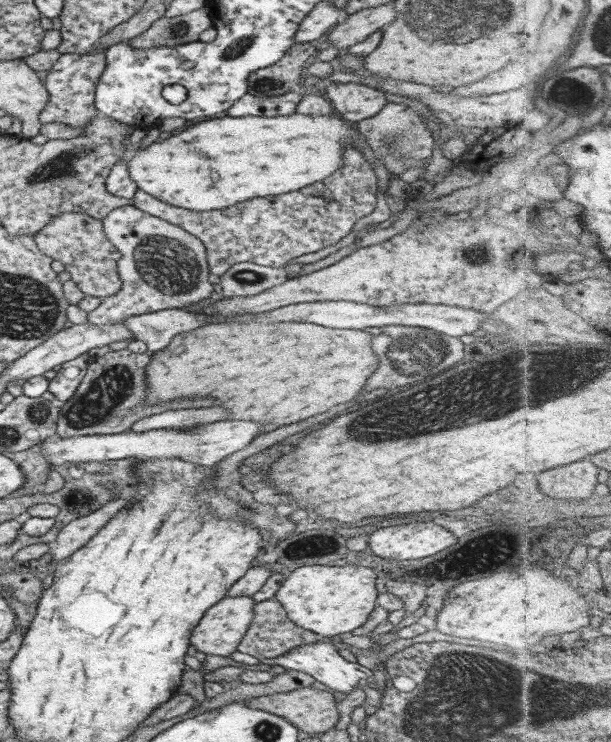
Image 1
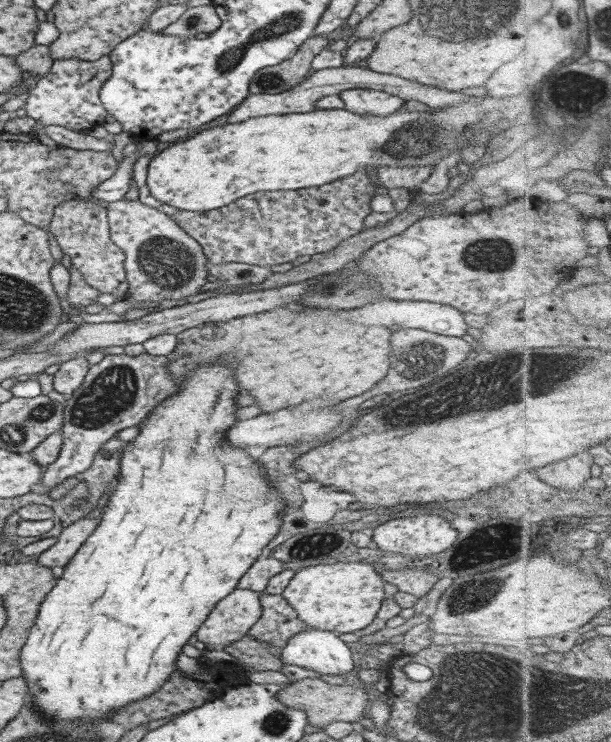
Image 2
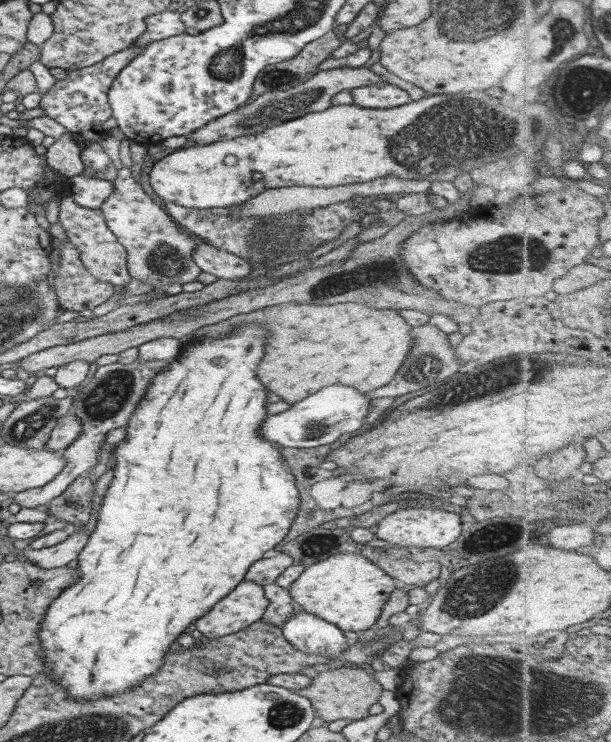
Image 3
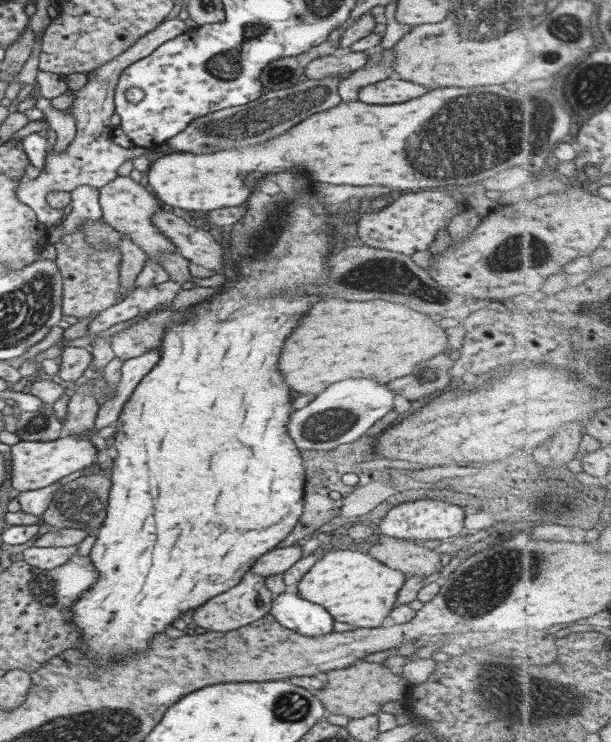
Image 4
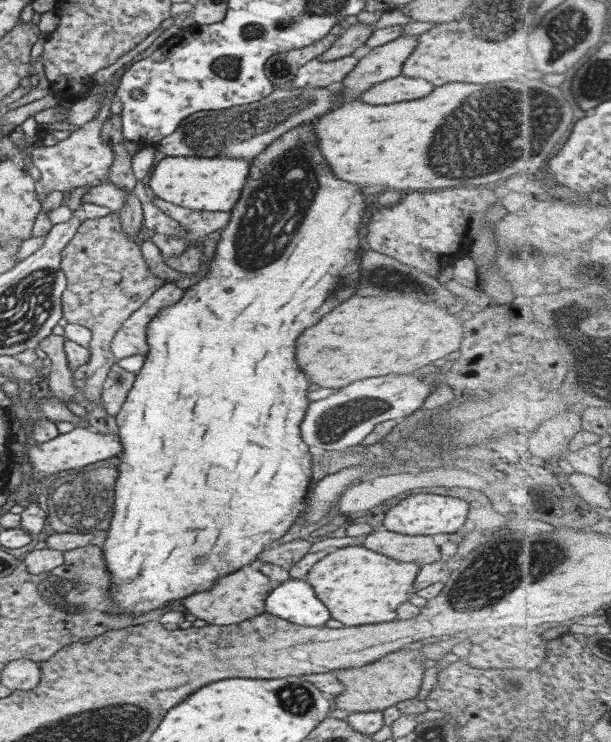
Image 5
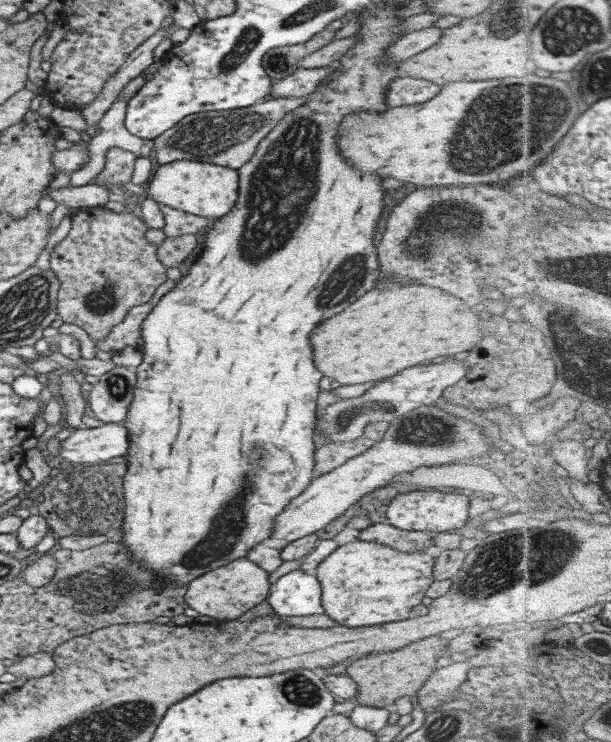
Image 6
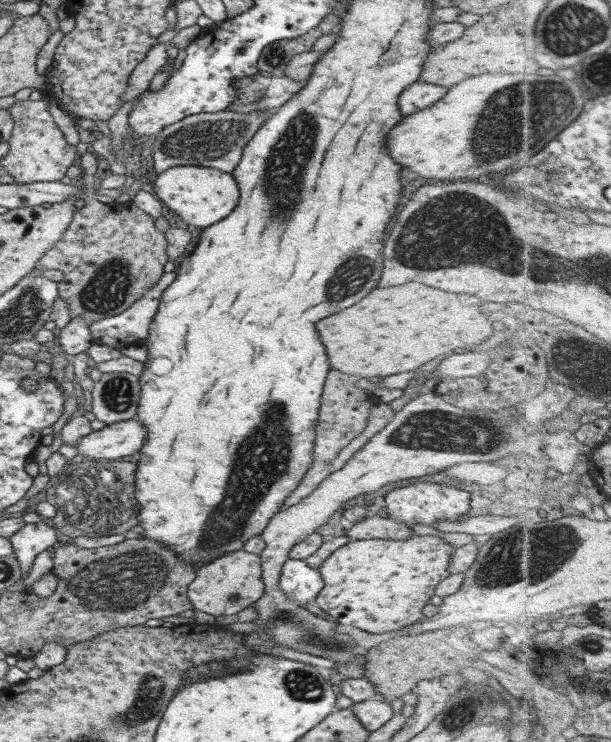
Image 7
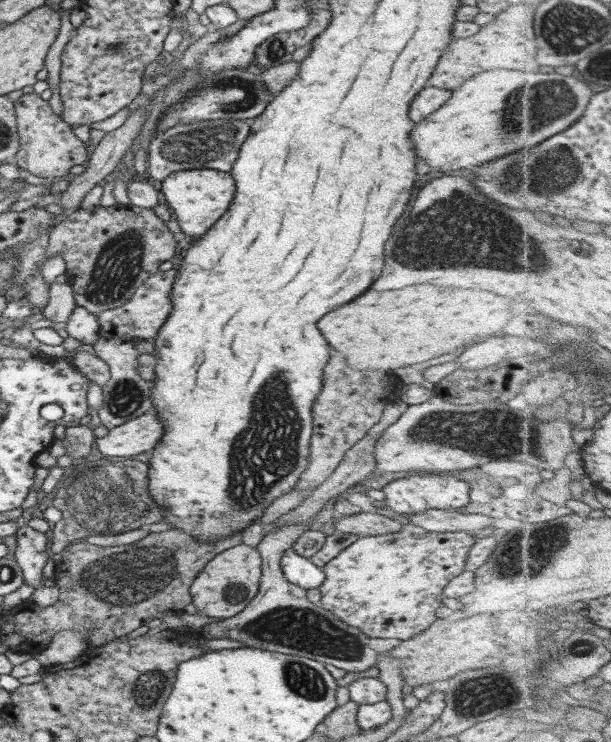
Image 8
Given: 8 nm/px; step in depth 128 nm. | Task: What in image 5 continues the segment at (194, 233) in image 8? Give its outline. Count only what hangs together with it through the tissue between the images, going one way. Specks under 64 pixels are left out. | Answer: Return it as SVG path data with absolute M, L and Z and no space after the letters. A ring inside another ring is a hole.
M166 157L154 172L148 186L152 196L166 202L197 211L228 212L240 198L240 190L246 183L248 168L252 161L242 161L233 157L202 159L197 157Z

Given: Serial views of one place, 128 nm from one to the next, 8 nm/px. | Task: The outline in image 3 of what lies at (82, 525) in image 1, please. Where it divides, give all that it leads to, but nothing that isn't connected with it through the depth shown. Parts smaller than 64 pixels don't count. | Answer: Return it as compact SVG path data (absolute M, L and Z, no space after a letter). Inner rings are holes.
M79 530L70 534L64 542L54 546L36 550L27 546L25 549L16 551L17 554L24 554L30 563L39 568L51 570L52 568L64 567L68 562L76 560L80 551L86 546L88 539L89 535L84 530Z

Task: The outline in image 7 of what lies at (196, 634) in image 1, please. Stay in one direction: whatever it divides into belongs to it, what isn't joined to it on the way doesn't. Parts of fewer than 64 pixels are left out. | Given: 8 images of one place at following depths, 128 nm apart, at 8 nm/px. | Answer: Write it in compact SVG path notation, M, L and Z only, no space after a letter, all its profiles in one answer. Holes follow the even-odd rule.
M242 548L224 553L202 565L197 570L196 579L188 585L187 598L195 610L218 617L235 615L253 606L264 592L265 585L261 580L261 556Z

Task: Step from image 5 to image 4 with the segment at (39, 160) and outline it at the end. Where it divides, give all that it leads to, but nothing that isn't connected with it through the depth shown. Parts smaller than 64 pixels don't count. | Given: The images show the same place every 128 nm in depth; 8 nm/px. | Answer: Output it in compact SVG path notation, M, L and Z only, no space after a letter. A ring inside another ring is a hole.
M178 18L164 20L158 23L158 28L154 28L152 32L148 32L139 38L130 48L126 49L120 56L116 56L100 65L96 70L88 73L88 82L78 91L72 91L76 96L74 106L66 110L67 114L72 114L77 121L75 138L72 143L63 152L51 152L45 154L43 170L37 178L30 180L22 180L16 188L16 197L22 203L34 209L38 218L38 223L45 229L56 225L60 218L64 216L63 212L54 212L53 208L46 203L46 194L48 192L72 192L78 186L94 186L94 188L102 188L114 178L118 177L118 169L124 164L126 159L136 159L138 156L149 154L156 150L155 146L151 148L136 148L134 153L125 146L117 148L112 141L112 133L114 127L111 125L110 118L115 113L115 89L117 88L120 74L124 72L134 62L150 56L158 46L176 38L176 36L185 33L190 27L189 22L185 22Z

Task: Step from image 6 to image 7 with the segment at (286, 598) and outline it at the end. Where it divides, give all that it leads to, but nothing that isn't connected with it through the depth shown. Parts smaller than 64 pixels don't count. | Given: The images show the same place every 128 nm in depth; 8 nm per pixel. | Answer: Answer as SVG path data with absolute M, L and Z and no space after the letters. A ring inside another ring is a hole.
M290 558L282 565L279 584L289 599L295 600L303 608L314 601L324 587L321 574L317 570L309 568L304 560Z

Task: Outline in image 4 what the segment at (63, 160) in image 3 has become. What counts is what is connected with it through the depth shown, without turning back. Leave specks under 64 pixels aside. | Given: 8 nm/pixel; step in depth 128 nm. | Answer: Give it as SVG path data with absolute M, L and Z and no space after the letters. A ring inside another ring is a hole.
M43 97L39 98L36 108L46 116L50 129L58 136L56 143L48 147L48 153L63 152L75 138L76 118L72 114L67 114L66 111L55 110L51 106L51 100Z

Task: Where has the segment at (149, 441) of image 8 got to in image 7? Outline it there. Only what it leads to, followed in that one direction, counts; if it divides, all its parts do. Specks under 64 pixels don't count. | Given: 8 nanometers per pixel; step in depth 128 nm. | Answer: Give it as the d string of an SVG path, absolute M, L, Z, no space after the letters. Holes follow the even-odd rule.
M136 418L109 424L101 430L90 432L78 442L78 457L116 459L132 456L146 444L146 436L146 427Z

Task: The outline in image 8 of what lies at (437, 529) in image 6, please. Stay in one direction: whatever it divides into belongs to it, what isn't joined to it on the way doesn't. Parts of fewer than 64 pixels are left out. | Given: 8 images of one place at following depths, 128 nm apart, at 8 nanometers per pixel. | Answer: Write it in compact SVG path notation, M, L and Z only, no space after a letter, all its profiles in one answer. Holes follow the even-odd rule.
M418 472L408 477L392 480L381 489L384 491L388 507L402 515L428 509L448 510L465 507L469 502L471 490L468 482L460 478L452 478L451 474L426 472Z

